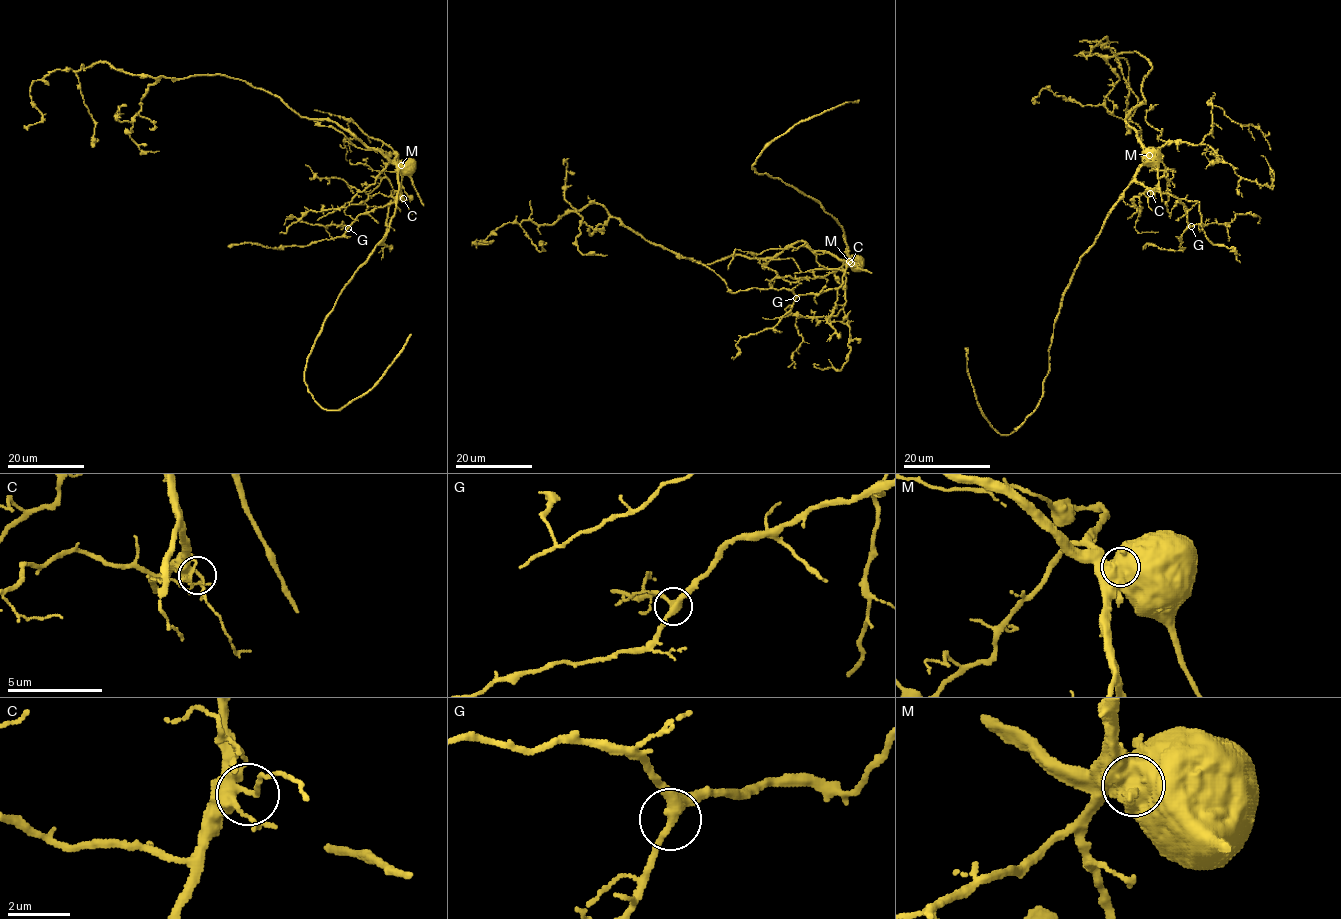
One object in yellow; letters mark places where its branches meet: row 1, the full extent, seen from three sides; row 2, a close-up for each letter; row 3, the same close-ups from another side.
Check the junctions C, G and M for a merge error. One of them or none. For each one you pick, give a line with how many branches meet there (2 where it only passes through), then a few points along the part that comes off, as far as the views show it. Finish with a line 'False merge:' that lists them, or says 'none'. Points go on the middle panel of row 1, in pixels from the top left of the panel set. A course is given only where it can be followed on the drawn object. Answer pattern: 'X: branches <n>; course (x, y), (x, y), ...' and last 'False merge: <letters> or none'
M: branches 2; course (848, 262), (871, 273)
False merge: M

